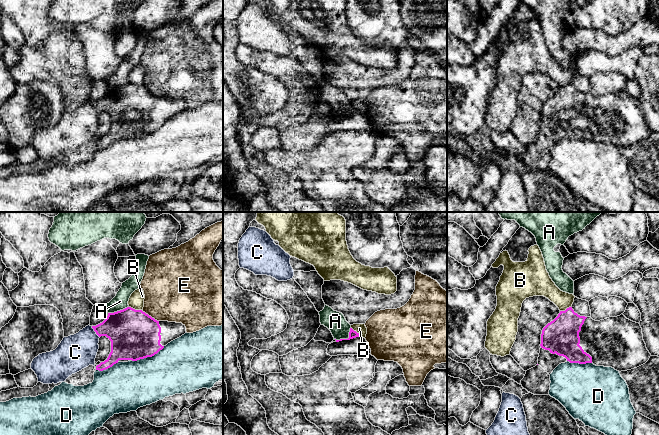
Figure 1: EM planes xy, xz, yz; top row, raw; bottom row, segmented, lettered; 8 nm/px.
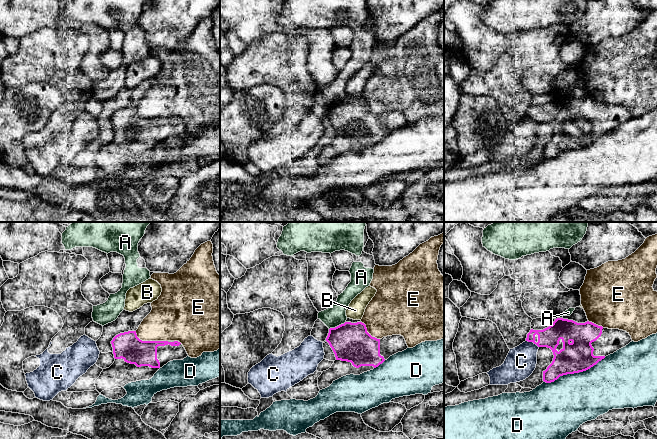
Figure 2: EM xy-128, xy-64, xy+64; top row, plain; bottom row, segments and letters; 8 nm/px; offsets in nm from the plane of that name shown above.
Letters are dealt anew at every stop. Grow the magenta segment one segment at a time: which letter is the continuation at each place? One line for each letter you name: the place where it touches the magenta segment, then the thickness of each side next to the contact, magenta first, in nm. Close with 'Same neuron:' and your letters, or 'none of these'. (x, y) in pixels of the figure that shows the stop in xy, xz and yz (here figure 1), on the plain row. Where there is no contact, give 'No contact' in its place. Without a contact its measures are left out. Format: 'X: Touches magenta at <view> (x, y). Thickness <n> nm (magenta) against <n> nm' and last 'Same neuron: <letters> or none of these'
Same neuron: none of these

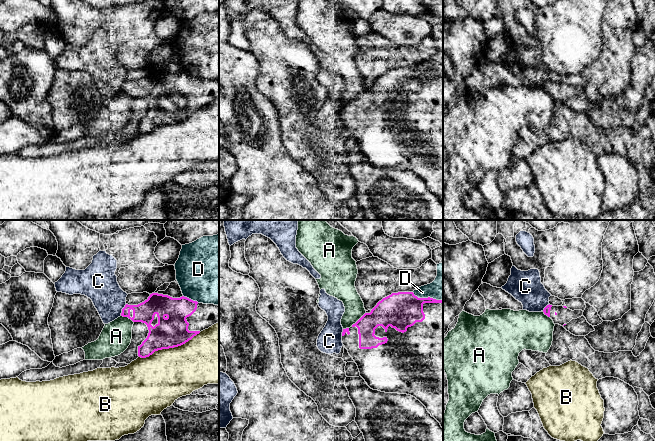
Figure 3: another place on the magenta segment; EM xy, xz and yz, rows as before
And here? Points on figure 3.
Same neuron: none of these

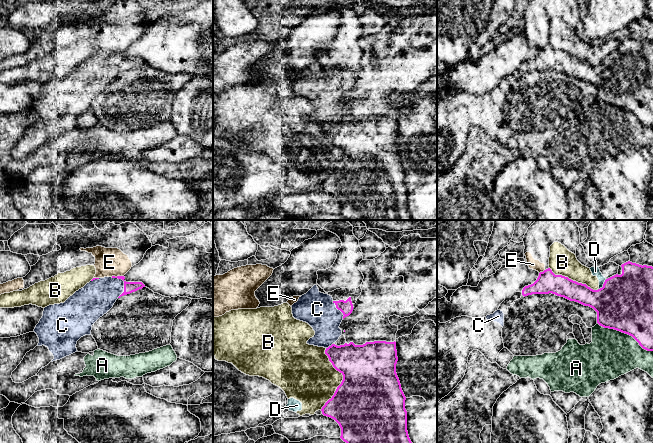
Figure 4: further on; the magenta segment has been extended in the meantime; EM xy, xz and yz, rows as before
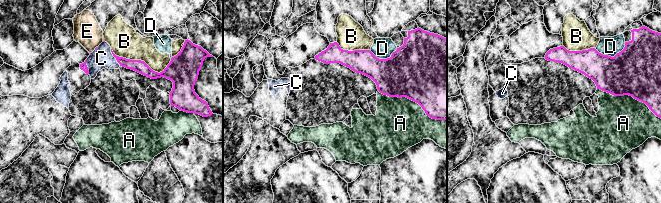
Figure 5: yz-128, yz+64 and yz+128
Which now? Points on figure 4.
C: Touches magenta at xy (124, 59). Thickness 90 nm (magenta) against 280 nm
Same neuron: C

